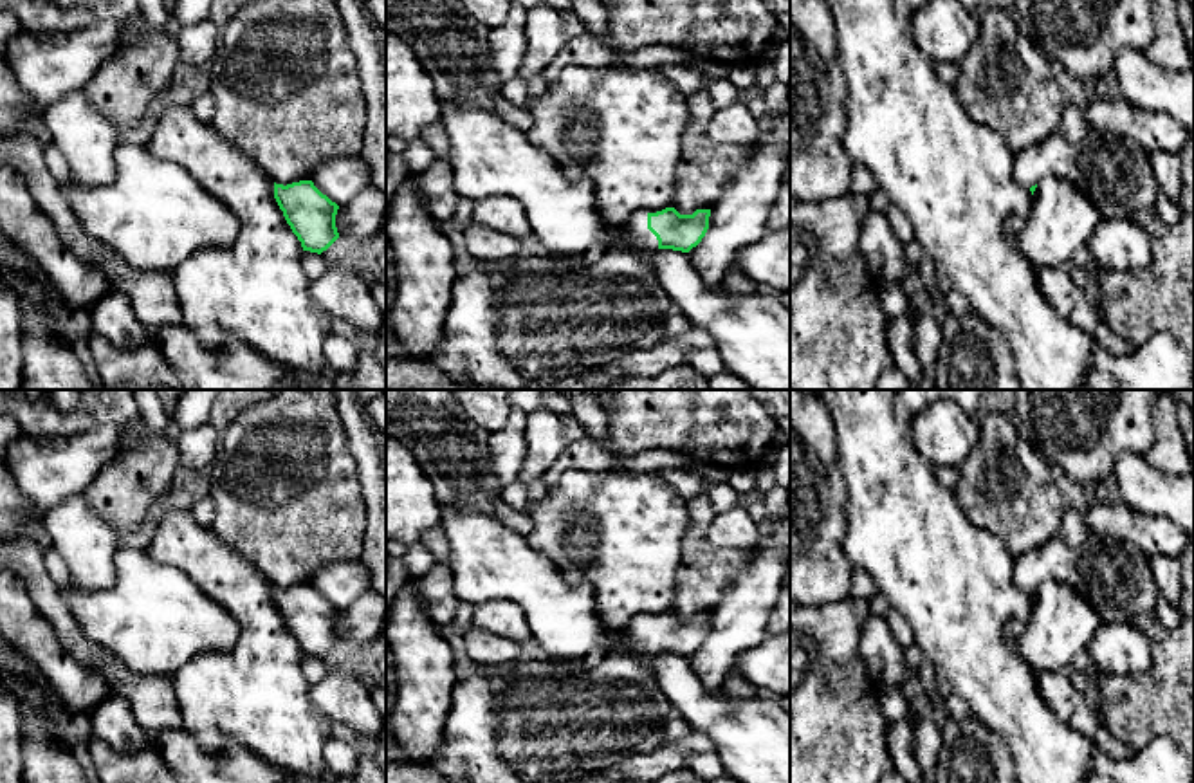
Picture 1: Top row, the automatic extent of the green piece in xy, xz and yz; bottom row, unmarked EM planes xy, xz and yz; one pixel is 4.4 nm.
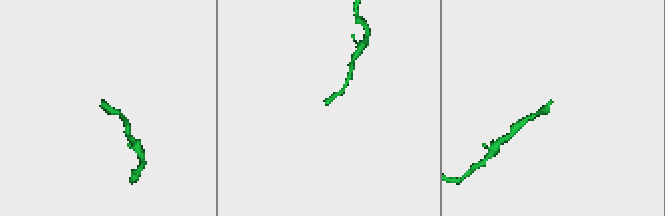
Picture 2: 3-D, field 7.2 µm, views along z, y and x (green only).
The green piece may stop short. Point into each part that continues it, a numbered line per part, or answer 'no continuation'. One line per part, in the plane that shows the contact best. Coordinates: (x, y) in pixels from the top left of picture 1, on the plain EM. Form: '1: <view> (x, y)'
1: xz (549, 720)

